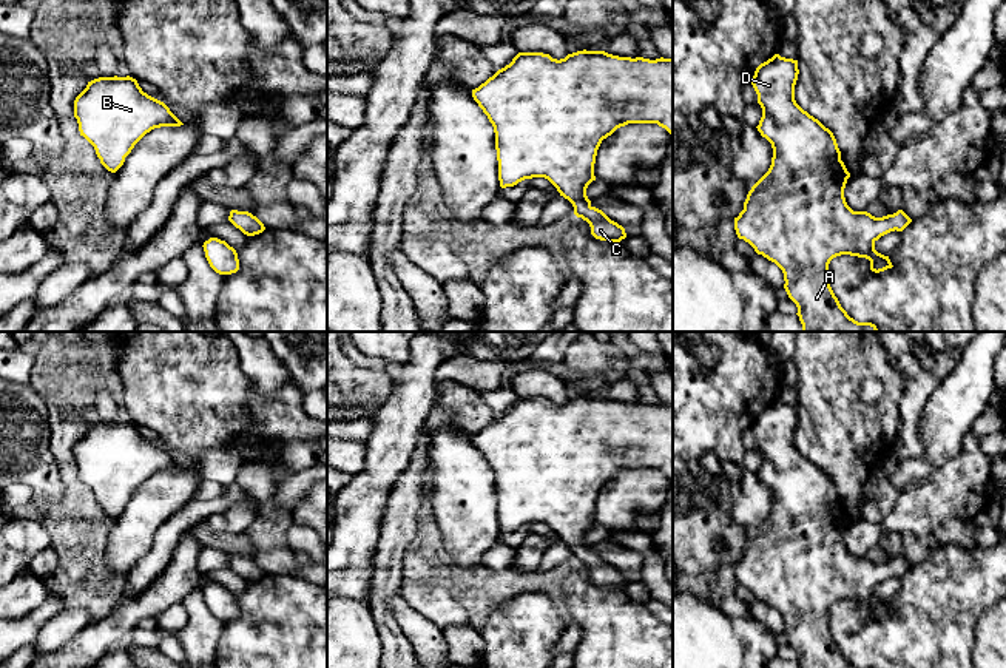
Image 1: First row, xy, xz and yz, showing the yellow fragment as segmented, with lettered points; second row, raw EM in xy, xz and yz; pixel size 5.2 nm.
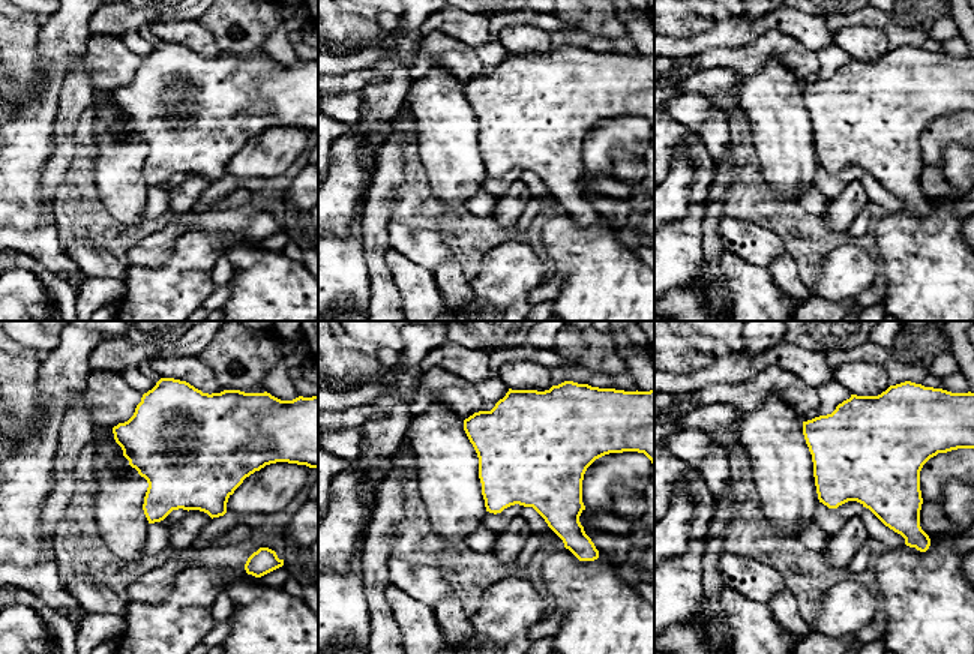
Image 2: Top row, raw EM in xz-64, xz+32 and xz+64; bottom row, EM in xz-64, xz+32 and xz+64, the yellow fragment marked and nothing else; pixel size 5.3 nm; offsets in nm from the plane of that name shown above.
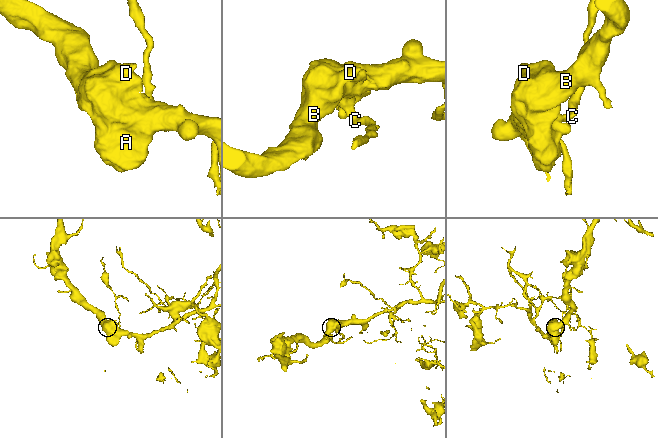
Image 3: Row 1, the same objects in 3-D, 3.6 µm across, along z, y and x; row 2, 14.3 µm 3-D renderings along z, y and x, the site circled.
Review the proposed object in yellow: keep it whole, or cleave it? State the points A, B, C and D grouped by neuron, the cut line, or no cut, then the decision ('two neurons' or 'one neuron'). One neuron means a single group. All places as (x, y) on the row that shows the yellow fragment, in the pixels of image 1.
groups A B C D; cut none; one neuron

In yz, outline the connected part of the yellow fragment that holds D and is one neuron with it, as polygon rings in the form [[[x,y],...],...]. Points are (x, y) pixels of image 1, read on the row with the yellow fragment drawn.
[[[775,54],[761,63],[751,77],[758,103],[762,108],[762,117],[756,128],[771,143],[773,157],[768,171],[748,191],[744,210],[734,218],[734,230],[739,239],[748,242],[758,255],[762,255],[782,270],[784,288],[798,307],[796,315],[802,324],[802,332],[878,332],[875,324],[858,322],[841,307],[830,287],[829,264],[836,256],[850,255],[869,259],[870,270],[875,273],[892,268],[889,256],[875,250],[875,242],[890,231],[903,231],[912,219],[903,210],[875,218],[867,211],[853,211],[847,205],[844,188],[850,173],[841,160],[841,151],[833,133],[796,103],[795,85],[798,74],[798,60]]]

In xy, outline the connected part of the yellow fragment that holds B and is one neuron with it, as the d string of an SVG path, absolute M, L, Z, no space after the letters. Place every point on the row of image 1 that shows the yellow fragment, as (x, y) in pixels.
M99 77L74 100L74 117L100 164L116 173L134 145L151 130L184 125L170 108L142 91L137 80Z

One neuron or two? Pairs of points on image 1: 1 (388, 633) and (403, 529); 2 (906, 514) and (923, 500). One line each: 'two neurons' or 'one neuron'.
1: one neuron
2: one neuron

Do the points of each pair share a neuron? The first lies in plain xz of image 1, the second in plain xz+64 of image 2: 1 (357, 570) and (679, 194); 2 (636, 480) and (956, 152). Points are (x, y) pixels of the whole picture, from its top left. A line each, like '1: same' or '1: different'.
1: same
2: different

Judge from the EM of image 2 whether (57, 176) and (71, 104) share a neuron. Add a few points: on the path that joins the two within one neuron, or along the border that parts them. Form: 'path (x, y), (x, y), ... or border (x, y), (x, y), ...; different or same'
path (60, 158), (65, 122); same

